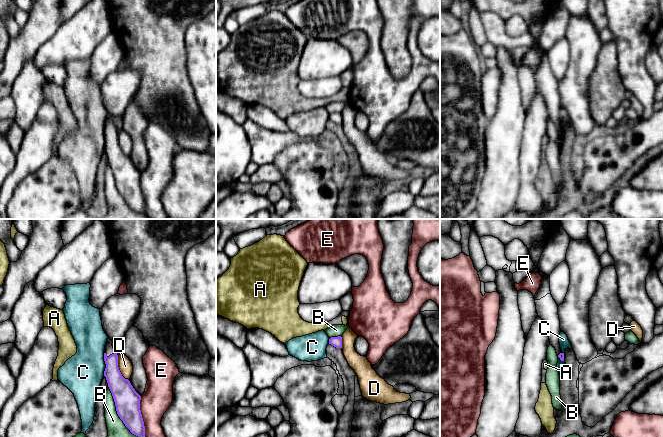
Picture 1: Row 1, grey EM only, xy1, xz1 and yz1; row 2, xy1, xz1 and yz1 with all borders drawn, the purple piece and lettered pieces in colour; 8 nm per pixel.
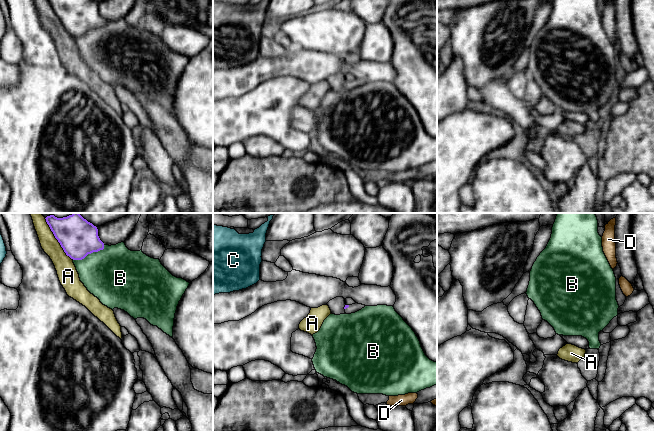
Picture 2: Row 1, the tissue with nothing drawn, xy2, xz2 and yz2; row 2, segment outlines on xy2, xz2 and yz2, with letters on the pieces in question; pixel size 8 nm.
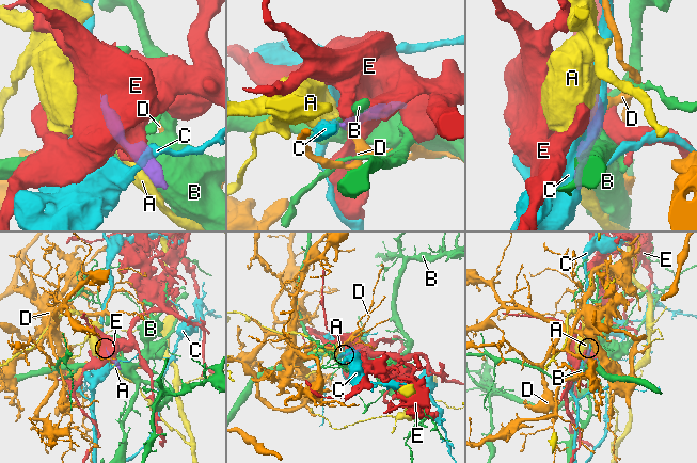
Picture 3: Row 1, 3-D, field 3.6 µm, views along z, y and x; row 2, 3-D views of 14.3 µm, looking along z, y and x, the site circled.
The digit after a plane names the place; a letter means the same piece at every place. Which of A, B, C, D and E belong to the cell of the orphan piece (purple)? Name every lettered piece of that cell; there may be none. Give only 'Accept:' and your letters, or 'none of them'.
Accept: none of them

